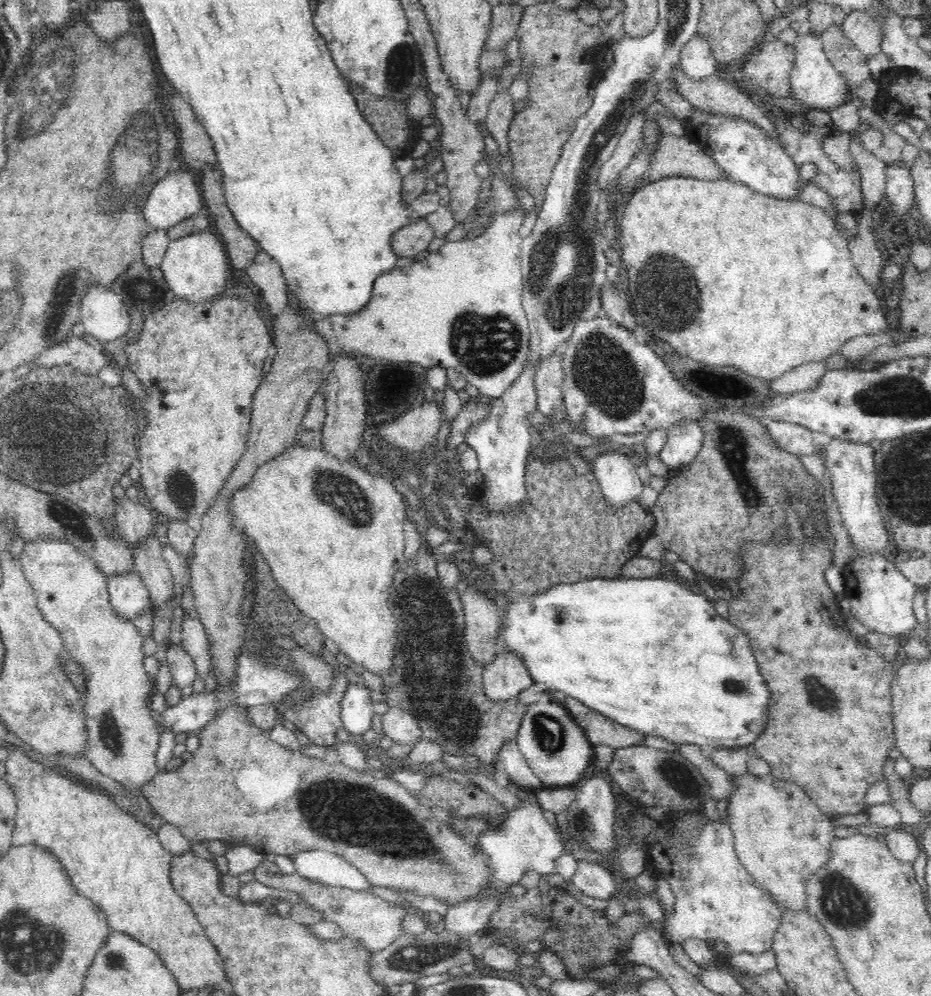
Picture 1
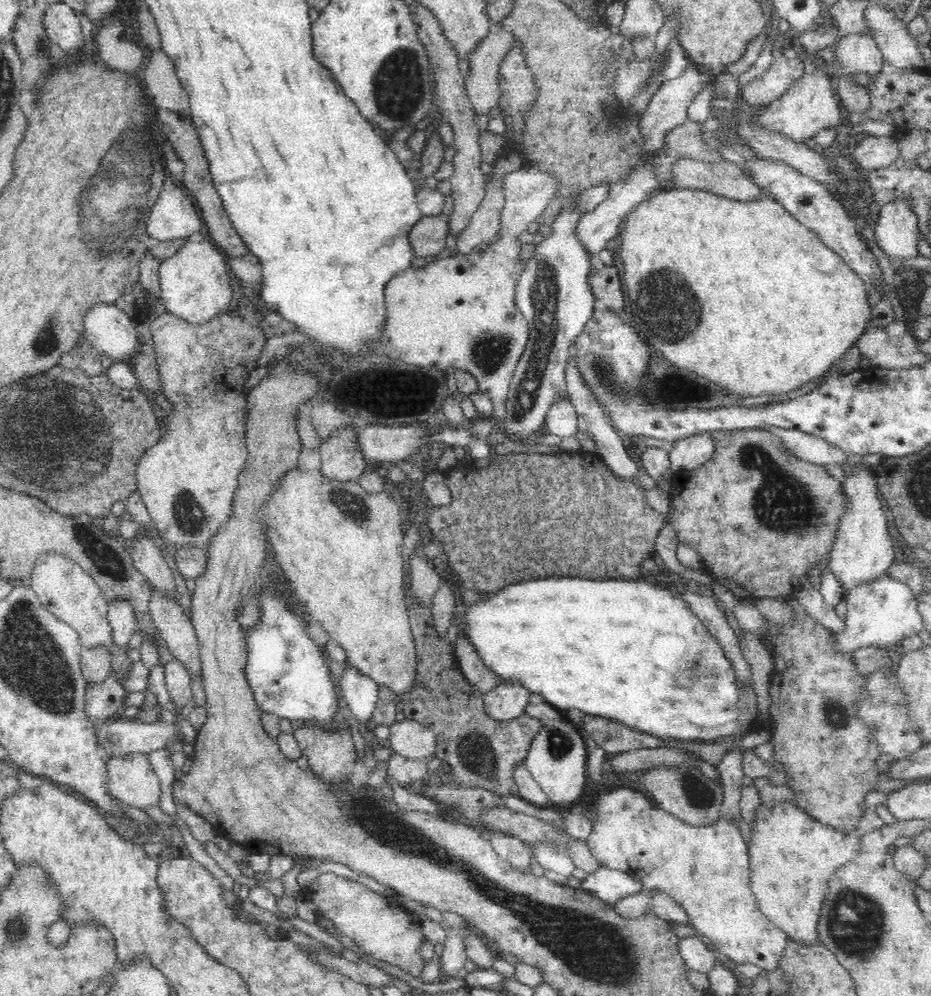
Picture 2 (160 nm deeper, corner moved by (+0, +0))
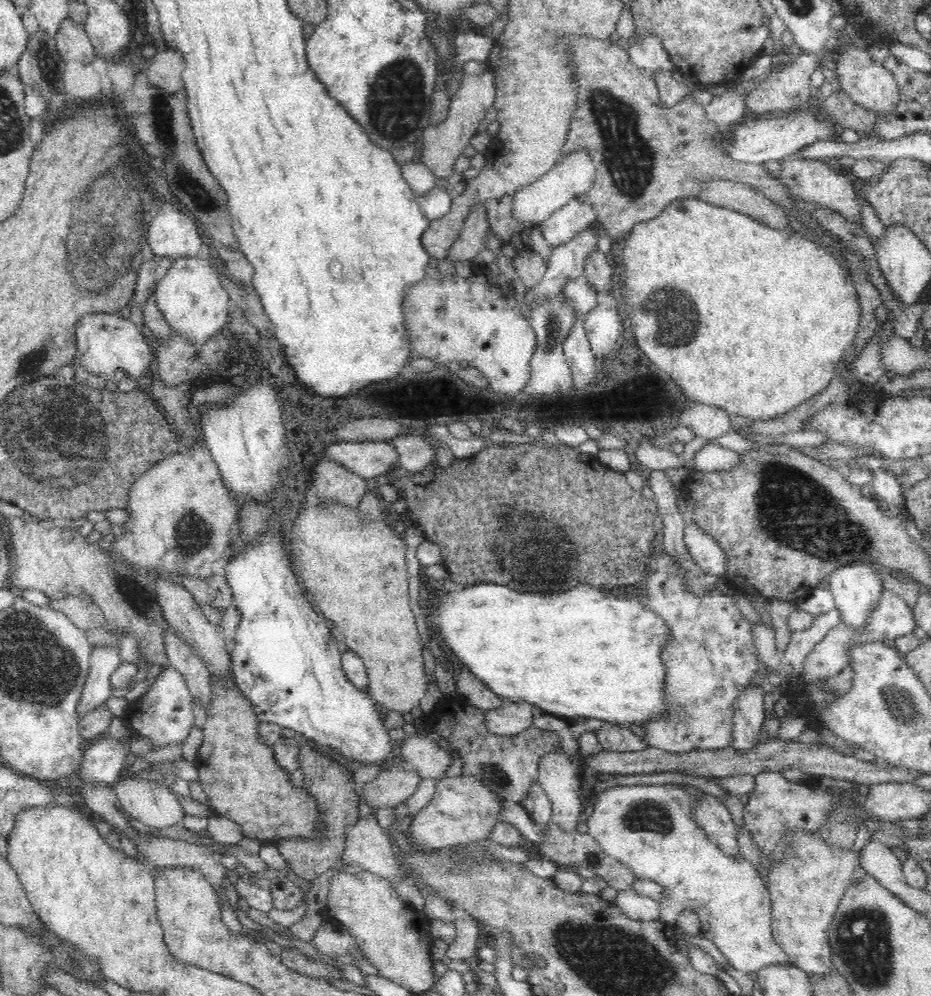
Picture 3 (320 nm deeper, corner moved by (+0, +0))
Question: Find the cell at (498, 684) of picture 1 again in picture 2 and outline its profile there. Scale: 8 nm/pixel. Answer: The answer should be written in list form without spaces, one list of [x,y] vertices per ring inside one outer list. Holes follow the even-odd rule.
[[[499,683],[496,690],[484,694],[484,711],[495,721],[514,720],[525,713],[530,695],[520,683]]]

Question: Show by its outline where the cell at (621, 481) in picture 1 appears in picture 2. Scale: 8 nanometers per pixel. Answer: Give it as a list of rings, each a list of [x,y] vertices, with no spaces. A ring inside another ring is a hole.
[[[575,342],[572,344],[569,350],[569,358],[567,361],[567,367],[565,368],[565,379],[569,390],[569,398],[574,405],[578,415],[578,428],[580,432],[584,432],[588,436],[594,439],[597,446],[596,453],[604,461],[604,464],[620,478],[624,480],[631,480],[638,474],[638,464],[634,462],[634,459],[630,458],[626,447],[622,443],[622,439],[618,433],[614,424],[607,418],[605,414],[605,408],[600,404],[600,401],[596,398],[596,395],[590,390],[590,387],[584,382],[580,367],[578,367],[578,351]]]

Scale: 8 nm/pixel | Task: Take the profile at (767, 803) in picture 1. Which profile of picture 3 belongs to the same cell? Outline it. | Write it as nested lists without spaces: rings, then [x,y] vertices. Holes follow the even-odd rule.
[[[797,830],[790,836],[792,846],[787,850],[787,859],[783,863],[774,863],[769,876],[770,898],[773,904],[772,932],[775,941],[786,953],[788,964],[802,969],[809,977],[825,977],[835,973],[837,968],[833,965],[832,951],[829,941],[829,930],[832,926],[838,906],[844,893],[851,885],[852,870],[858,864],[860,853],[850,850],[830,847],[821,836],[809,836],[802,830]]]

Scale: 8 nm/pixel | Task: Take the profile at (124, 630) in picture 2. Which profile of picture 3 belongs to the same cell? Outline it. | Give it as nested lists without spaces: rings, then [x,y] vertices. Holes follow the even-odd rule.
[[[94,647],[84,689],[76,708],[78,720],[98,709],[111,697],[110,676],[121,665],[116,647]]]

